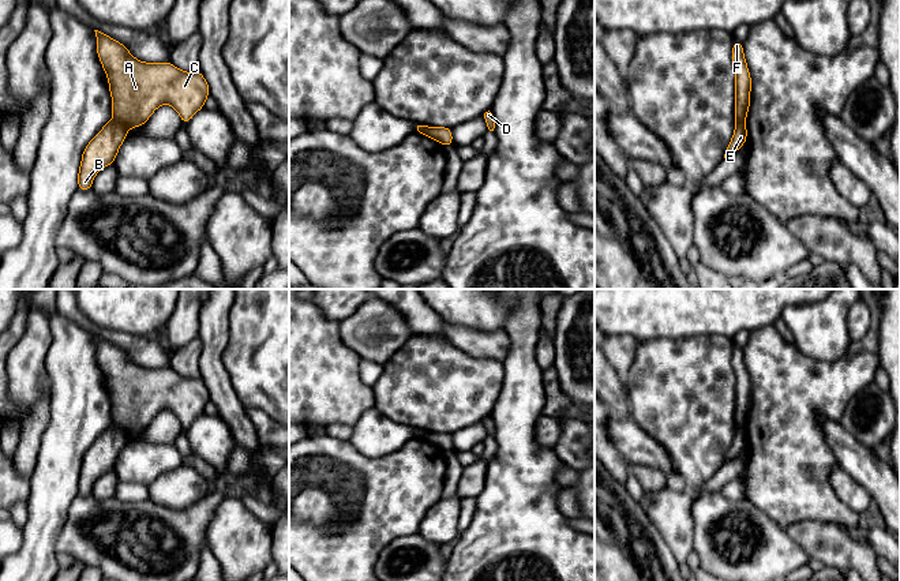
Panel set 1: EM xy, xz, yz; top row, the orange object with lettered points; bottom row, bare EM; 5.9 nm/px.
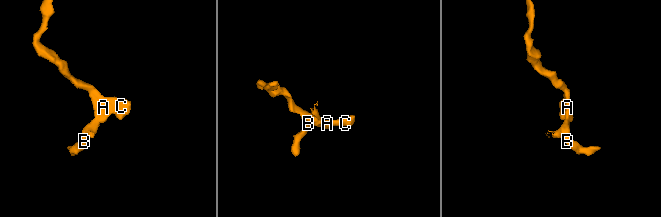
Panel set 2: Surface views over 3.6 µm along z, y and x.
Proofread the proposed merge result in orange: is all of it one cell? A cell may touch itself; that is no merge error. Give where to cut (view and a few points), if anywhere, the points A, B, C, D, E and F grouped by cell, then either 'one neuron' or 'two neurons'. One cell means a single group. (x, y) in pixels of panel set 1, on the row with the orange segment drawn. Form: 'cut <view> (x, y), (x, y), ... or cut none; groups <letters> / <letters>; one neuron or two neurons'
cut xy (113, 116), (127, 128); groups A C D F / B E; two neurons

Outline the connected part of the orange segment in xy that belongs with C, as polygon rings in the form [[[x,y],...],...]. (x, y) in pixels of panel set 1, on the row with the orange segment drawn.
[[[94,31],[97,55],[109,80],[113,117],[127,130],[142,127],[164,104],[173,106],[185,125],[205,108],[210,87],[200,71],[185,72],[170,61],[143,63],[121,42]]]

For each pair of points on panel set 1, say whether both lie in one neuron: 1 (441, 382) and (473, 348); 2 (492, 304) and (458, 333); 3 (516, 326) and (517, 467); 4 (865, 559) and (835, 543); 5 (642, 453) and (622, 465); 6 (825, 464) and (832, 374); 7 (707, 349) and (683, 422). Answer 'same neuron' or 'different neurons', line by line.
1: different neurons
2: different neurons
3: same neuron
4: same neuron
5: different neurons
6: same neuron
7: same neuron

